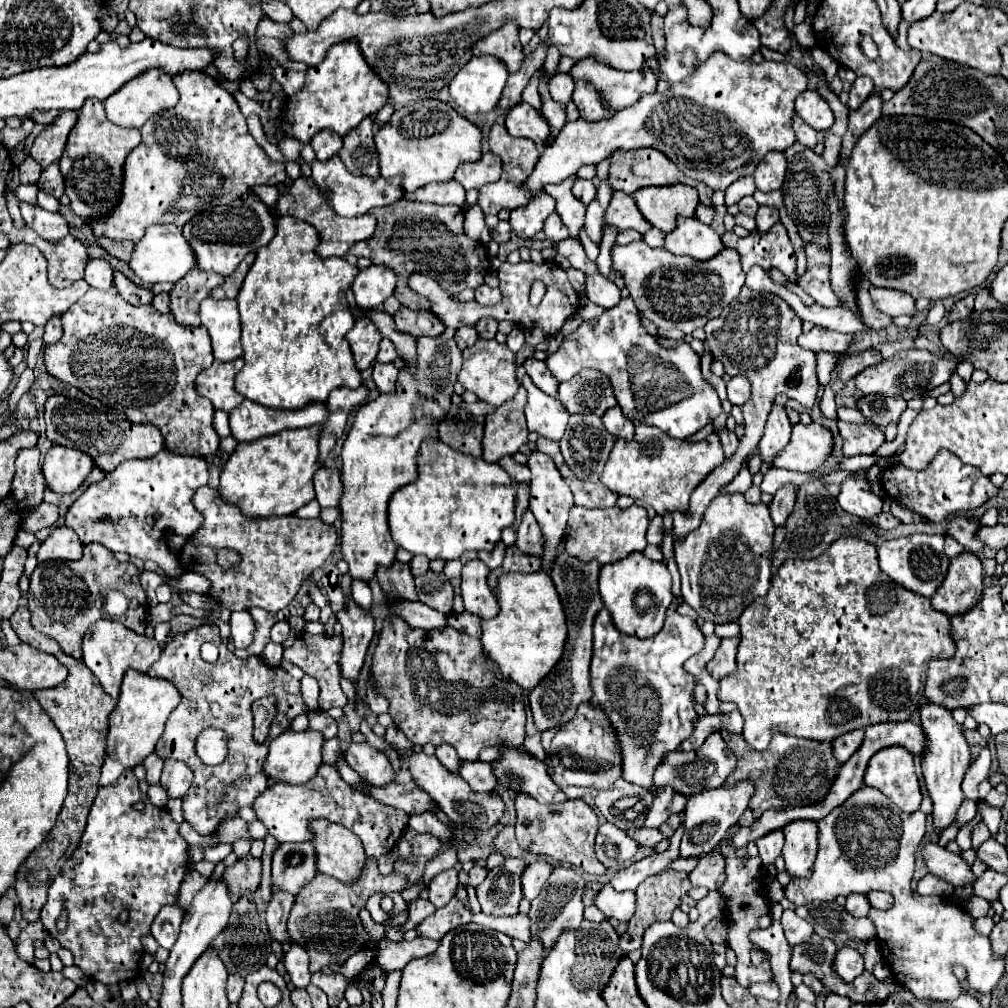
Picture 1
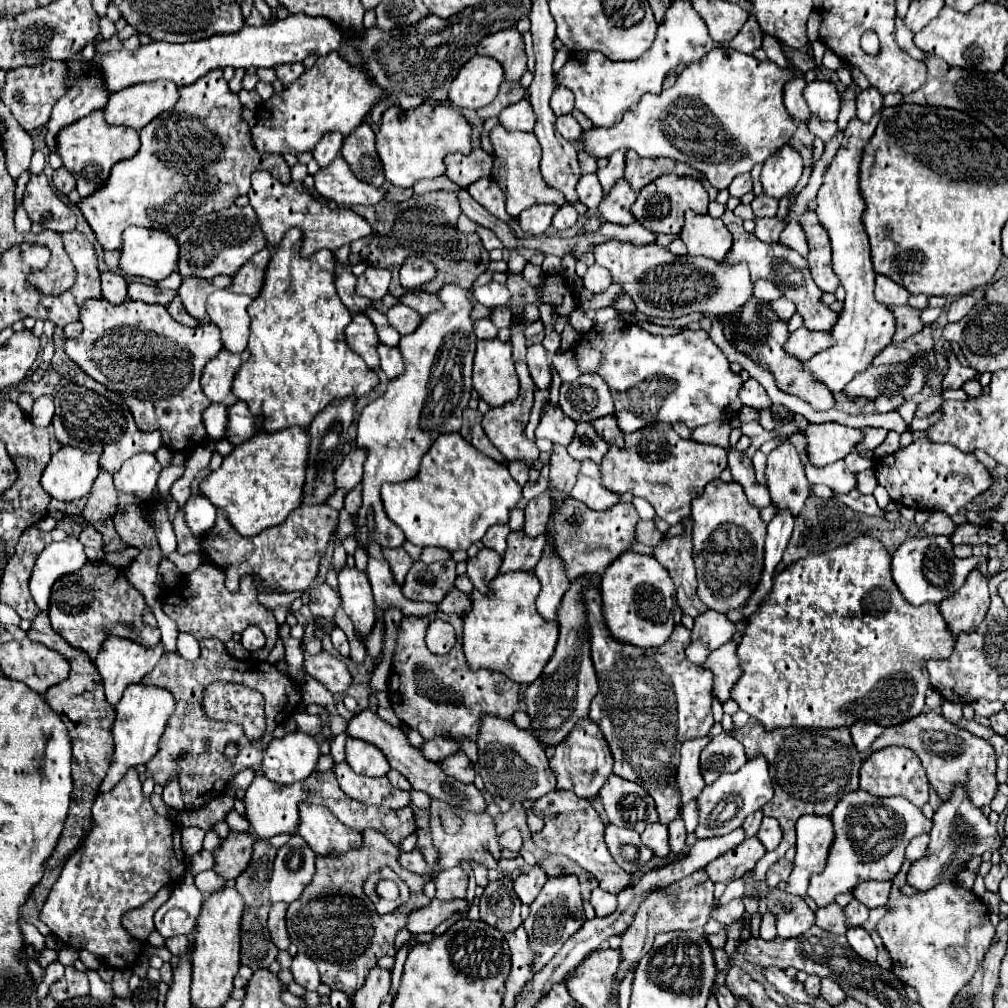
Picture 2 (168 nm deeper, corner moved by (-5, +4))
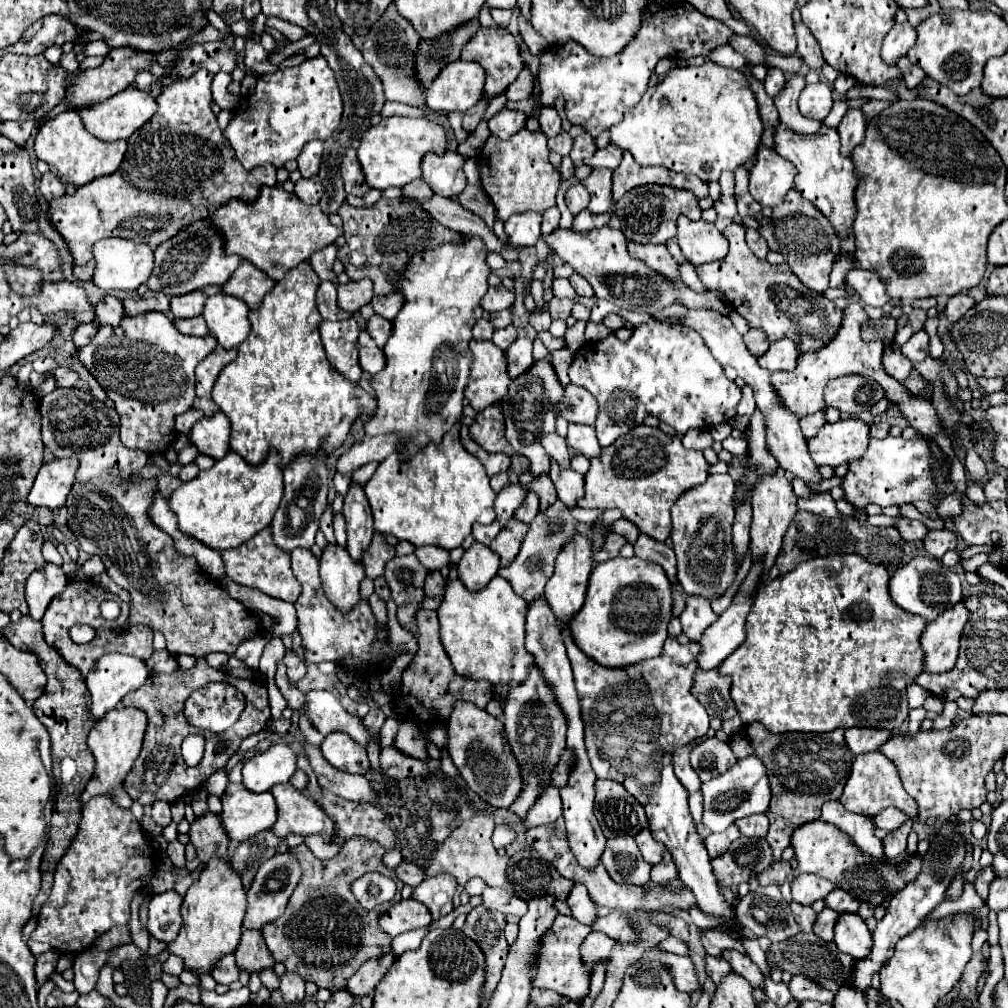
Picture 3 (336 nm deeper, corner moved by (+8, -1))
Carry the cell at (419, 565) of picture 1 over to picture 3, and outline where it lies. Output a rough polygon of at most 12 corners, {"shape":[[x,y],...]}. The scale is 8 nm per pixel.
{"shape":[[420,547],[416,557],[426,569],[448,565],[450,551]]}

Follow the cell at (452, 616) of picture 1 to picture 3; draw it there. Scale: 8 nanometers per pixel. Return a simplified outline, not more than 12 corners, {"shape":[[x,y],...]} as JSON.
{"shape":[[428,571],[424,581],[426,609],[438,609],[444,595],[440,571]]}

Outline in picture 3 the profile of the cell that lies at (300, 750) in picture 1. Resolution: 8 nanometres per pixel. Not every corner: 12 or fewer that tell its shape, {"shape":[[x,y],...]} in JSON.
{"shape":[[272,745],[244,763],[242,785],[252,793],[288,783],[296,755]]}

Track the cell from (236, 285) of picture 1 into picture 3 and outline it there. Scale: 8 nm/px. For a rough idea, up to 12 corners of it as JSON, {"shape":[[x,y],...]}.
{"shape":[[242,261],[222,287],[250,309],[260,307],[276,281]]}

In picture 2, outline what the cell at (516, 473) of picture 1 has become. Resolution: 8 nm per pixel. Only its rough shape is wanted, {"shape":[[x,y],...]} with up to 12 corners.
{"shape":[[541,460],[509,462],[509,472],[519,486],[525,486],[531,470],[543,468]]}

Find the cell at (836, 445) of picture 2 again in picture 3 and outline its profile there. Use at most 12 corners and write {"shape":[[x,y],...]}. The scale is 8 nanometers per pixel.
{"shape":[[860,419],[826,423],[808,439],[816,465],[862,459],[870,427]]}

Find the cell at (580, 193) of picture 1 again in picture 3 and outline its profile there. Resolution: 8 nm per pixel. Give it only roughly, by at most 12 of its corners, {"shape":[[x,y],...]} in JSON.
{"shape":[[580,183],[566,191],[572,215],[586,209],[590,195]]}

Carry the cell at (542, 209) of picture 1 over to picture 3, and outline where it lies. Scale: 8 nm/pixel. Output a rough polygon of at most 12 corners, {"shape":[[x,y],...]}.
{"shape":[[540,213],[512,215],[504,223],[508,241],[532,247],[540,239]]}

